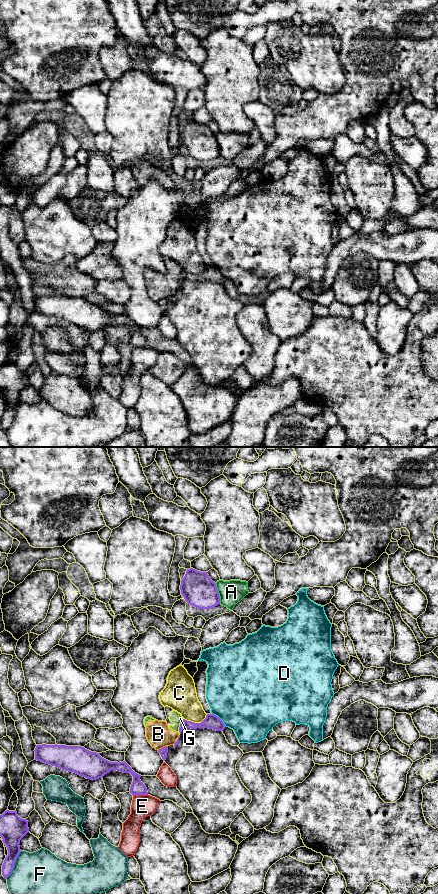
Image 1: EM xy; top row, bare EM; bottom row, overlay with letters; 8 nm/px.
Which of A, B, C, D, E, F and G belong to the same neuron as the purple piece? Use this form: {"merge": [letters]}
{"merge": []}

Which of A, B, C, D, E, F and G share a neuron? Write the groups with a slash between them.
A / B G / C / D / E / F

